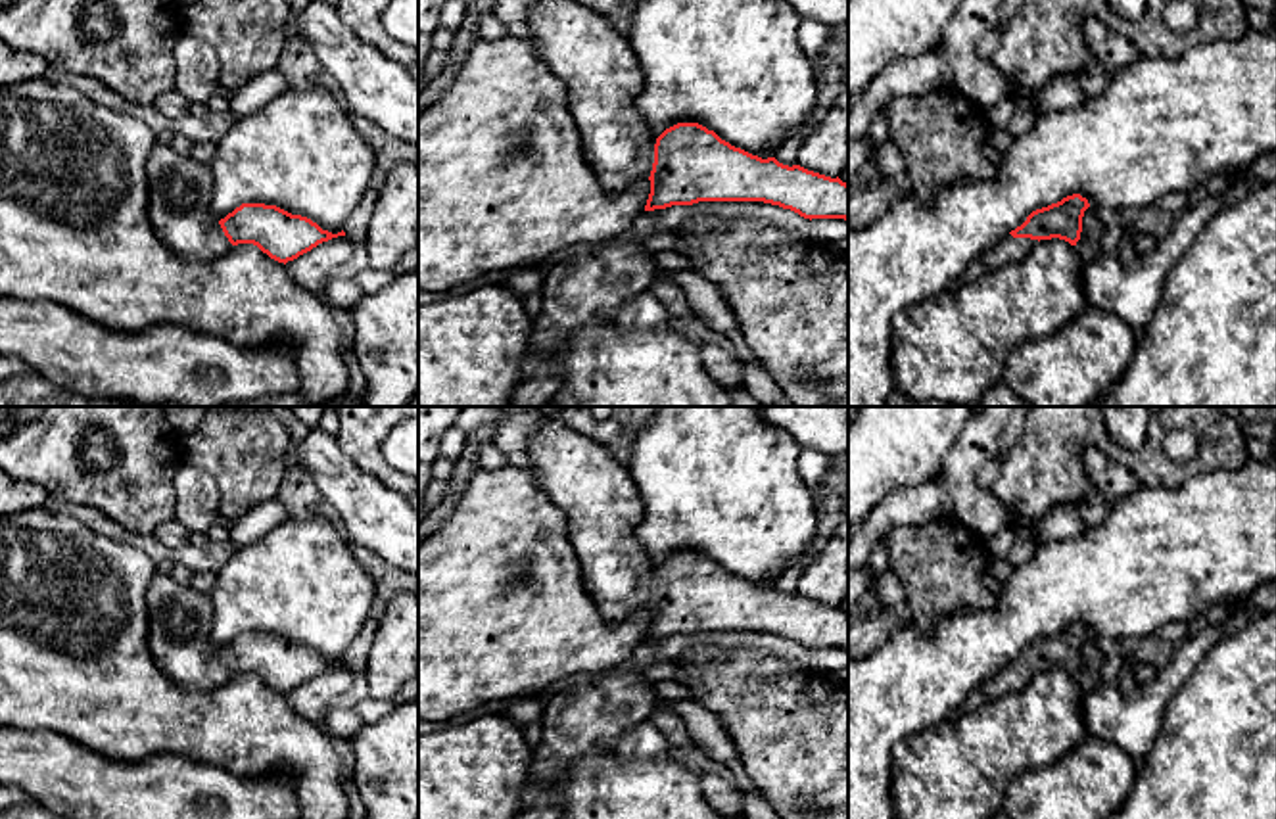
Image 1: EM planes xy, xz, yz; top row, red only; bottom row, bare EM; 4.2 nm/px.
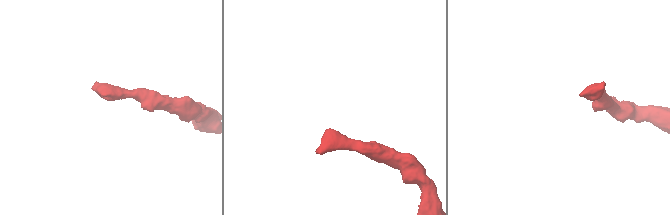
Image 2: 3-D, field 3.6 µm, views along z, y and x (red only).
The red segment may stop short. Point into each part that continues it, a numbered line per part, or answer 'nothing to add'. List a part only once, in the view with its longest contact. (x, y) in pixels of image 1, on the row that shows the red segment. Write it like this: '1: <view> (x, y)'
1: xz (601, 71)

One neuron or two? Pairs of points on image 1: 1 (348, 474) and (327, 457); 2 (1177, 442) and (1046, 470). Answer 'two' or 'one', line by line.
1: one
2: two

